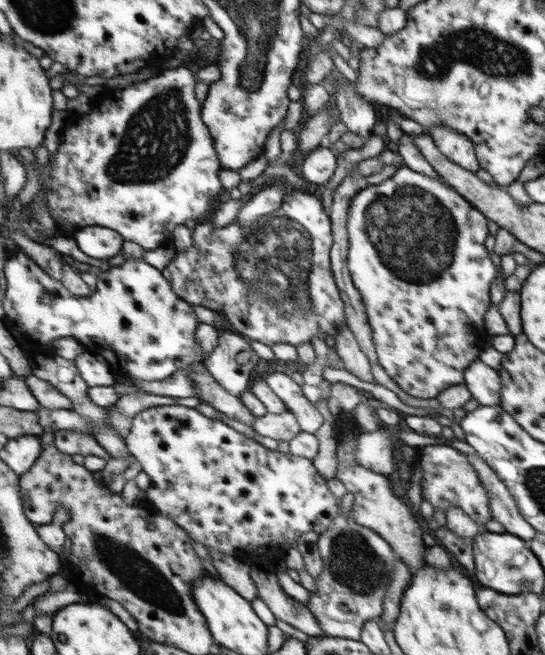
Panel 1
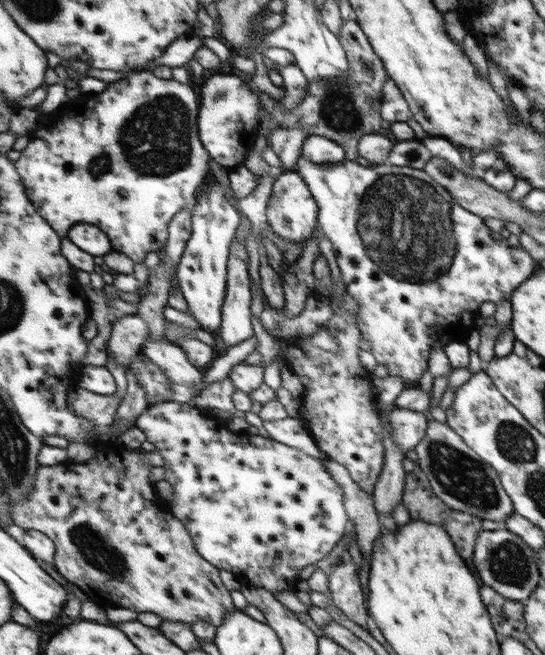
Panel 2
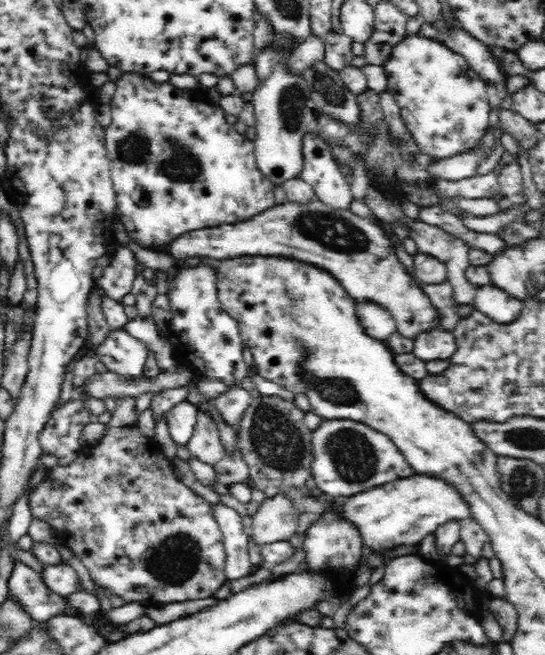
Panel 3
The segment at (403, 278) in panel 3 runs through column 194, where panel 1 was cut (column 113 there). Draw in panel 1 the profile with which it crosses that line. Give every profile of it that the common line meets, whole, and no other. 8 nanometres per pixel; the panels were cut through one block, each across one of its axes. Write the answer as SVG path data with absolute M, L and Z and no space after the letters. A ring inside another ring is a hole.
M103 226L78 229L74 238L85 254L100 260L114 258L124 250L124 235L119 230Z

